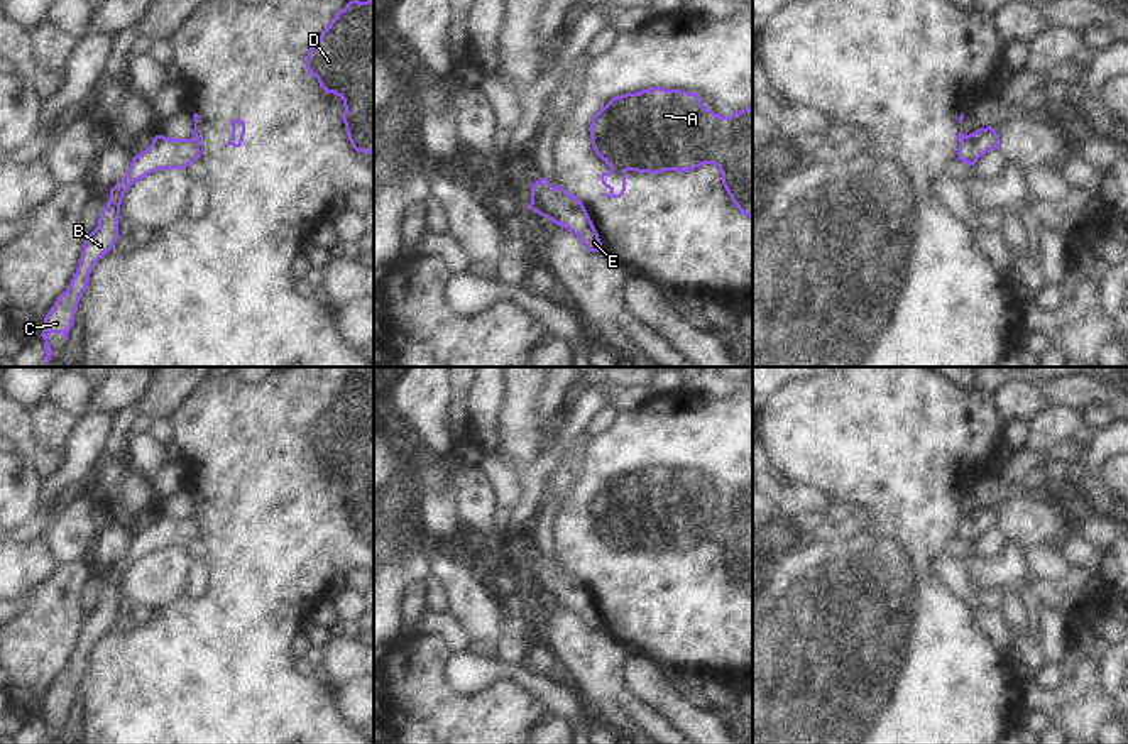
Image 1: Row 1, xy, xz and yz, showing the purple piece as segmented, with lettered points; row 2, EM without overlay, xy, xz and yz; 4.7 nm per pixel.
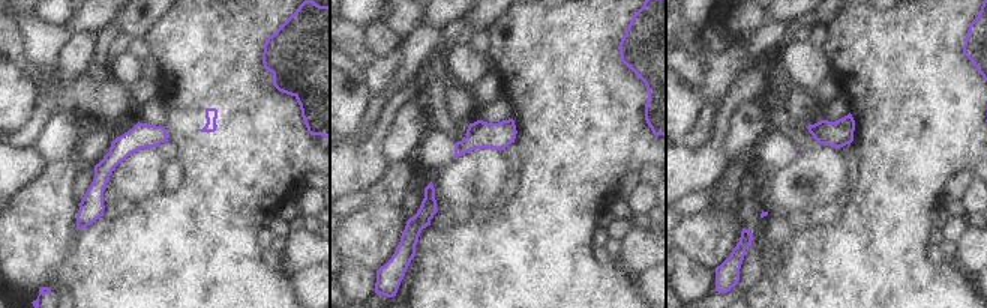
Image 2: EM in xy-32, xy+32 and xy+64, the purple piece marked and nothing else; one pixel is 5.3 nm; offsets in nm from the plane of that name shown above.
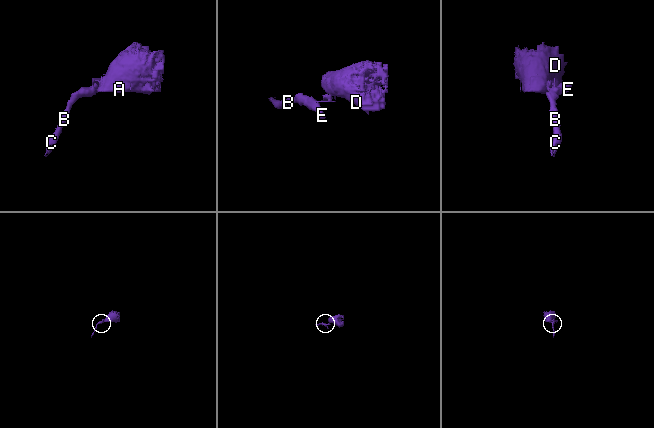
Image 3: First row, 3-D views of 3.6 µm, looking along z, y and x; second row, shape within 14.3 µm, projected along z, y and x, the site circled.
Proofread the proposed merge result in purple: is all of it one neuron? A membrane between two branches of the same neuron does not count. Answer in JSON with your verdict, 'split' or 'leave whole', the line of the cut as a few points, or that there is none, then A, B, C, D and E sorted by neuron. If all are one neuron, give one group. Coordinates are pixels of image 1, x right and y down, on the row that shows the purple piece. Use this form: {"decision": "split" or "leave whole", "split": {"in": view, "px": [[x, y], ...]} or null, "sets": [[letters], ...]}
{"decision": "split", "split": {"in": "xy", "px": [[193, 137], [198, 146]]}, "sets": [["A", "D"], ["B", "C", "E"]]}

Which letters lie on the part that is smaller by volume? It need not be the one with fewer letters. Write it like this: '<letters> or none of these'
B, C, E

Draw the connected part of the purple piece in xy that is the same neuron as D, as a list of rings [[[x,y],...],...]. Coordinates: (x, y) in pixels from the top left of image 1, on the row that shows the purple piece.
[[[352,0],[335,15],[313,42],[306,69],[343,100],[352,147],[374,156],[374,0]]]

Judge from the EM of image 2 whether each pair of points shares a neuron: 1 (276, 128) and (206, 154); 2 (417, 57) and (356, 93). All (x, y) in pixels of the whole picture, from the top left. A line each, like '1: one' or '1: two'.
1: one
2: two

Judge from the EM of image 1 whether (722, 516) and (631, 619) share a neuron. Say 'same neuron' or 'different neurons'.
same neuron

